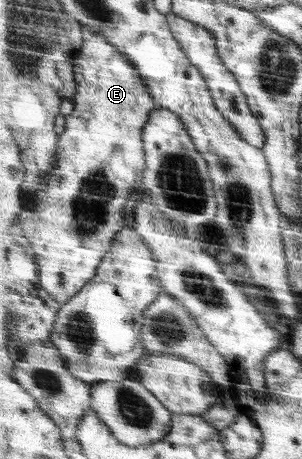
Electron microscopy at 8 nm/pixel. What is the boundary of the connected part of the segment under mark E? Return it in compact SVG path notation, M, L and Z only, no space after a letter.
M92 31L92 34L86 37L86 43L81 60L76 65L79 74L77 78L79 82L79 91L77 91L77 95L73 98L75 99L77 107L75 107L75 111L70 116L67 116L68 129L66 133L60 135L59 162L57 169L53 169L53 171L49 173L45 189L39 189L39 193L37 193L38 196L33 199L33 202L37 201L37 205L39 205L37 211L33 211L33 213L27 213L27 211L25 211L25 213L23 213L23 221L21 221L21 223L23 223L22 226L25 227L25 233L27 233L27 237L29 237L29 241L33 243L33 247L35 247L35 251L37 251L37 259L39 259L39 265L41 265L40 275L41 279L43 279L43 287L45 287L57 301L61 301L61 303L71 301L71 299L77 296L77 293L97 275L97 269L99 269L101 261L105 259L105 255L109 253L113 239L117 237L119 231L125 229L125 220L128 219L127 204L129 204L129 198L135 195L135 190L137 190L137 188L145 187L146 184L145 170L147 170L148 158L145 149L144 130L150 121L152 112L158 108L147 80L141 75L141 71L137 69L135 63L124 53L121 53L117 45L113 45L105 35L95 33L95 31Z

